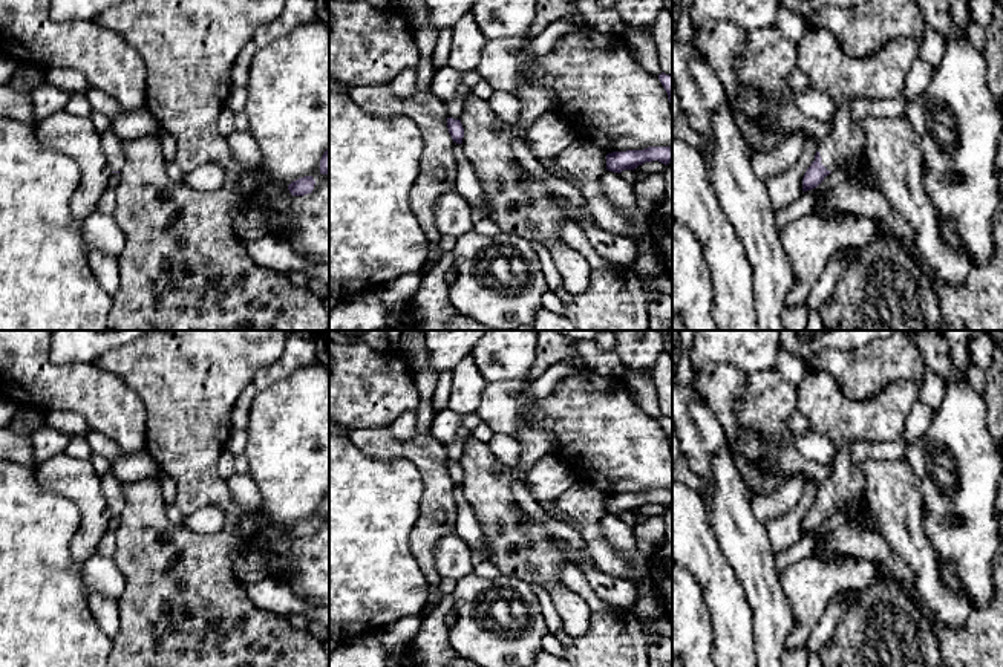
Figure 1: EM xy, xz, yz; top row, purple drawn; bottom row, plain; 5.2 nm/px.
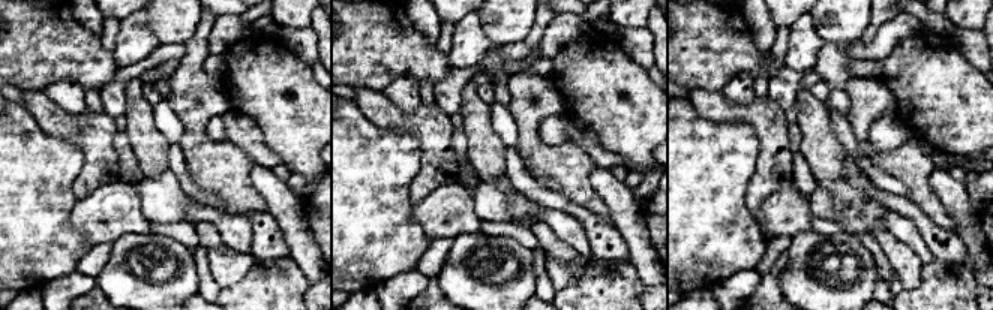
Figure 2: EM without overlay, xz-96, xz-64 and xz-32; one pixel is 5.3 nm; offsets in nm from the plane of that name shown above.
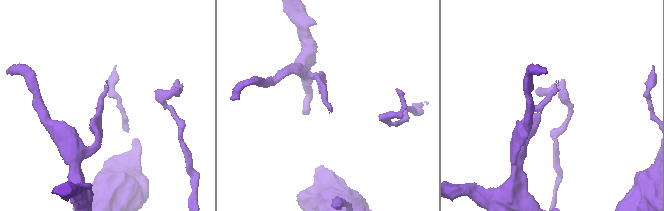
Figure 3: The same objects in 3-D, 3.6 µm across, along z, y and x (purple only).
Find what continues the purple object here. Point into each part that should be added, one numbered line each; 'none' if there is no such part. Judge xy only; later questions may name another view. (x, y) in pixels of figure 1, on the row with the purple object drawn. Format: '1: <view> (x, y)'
1: xy (112, 144)

